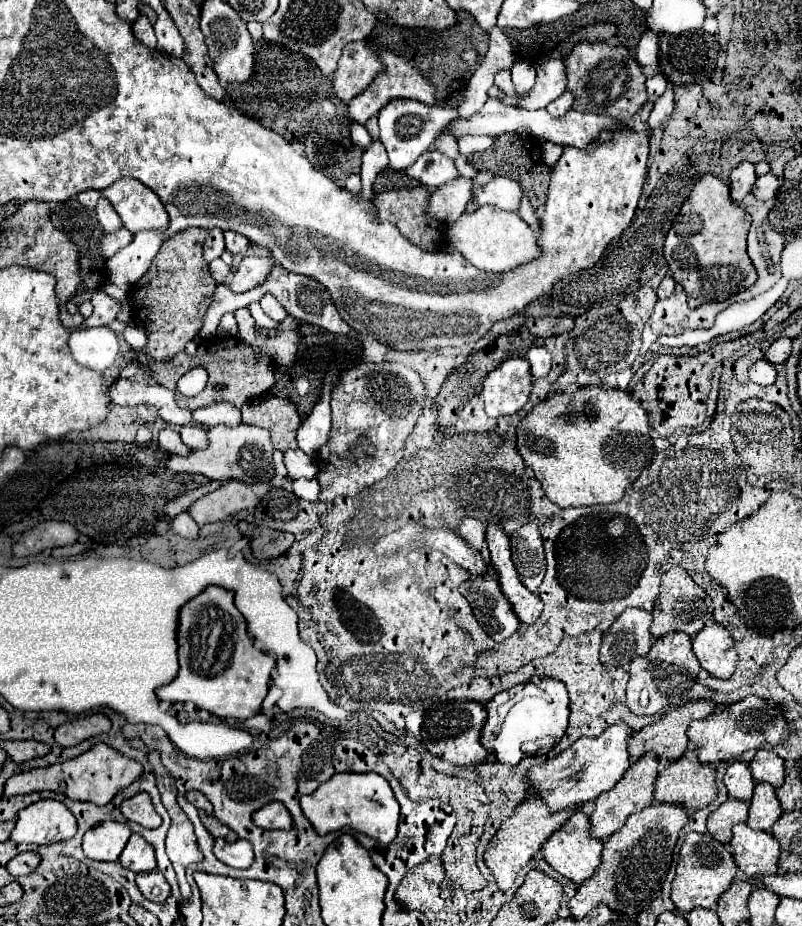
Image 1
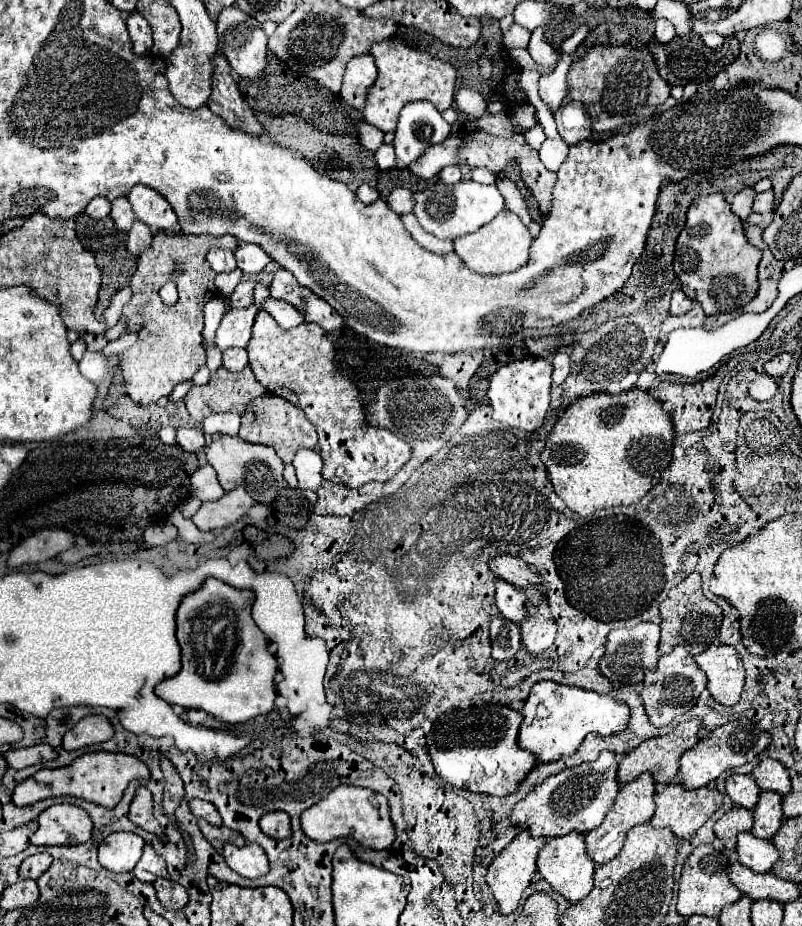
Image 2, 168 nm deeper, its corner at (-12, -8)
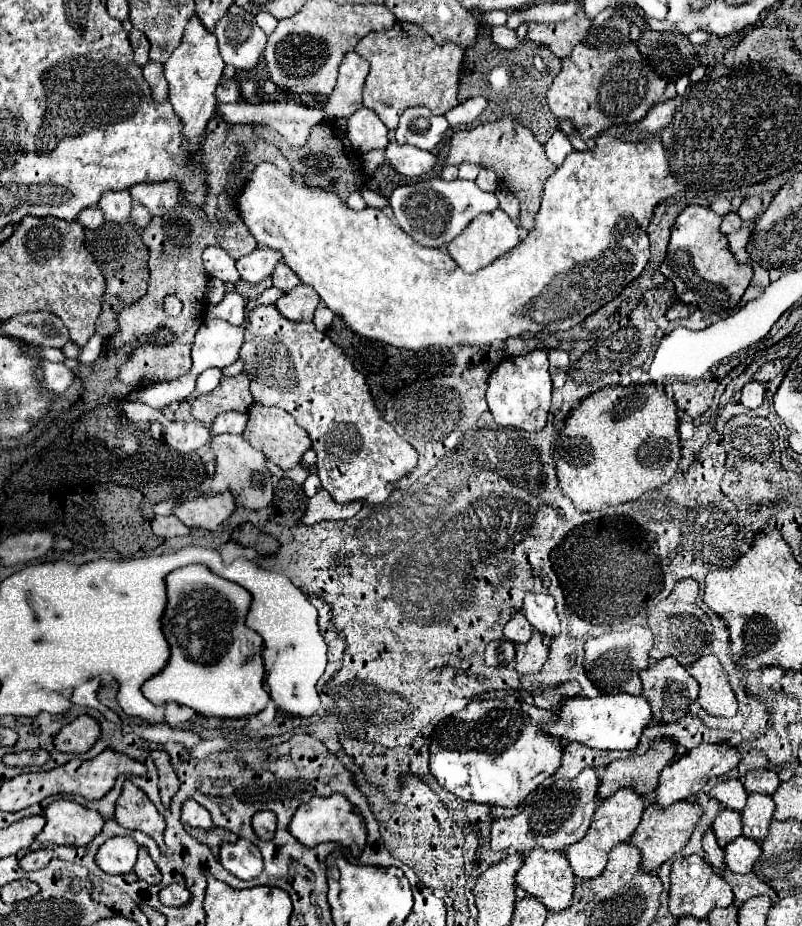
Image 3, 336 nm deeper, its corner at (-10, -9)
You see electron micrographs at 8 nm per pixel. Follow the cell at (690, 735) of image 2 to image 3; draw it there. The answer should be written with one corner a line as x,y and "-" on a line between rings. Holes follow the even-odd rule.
655,739
645,755
613,761
599,777
599,799
613,795
621,787
631,787
639,795
653,793
659,773
673,761
673,757
675,743
669,739

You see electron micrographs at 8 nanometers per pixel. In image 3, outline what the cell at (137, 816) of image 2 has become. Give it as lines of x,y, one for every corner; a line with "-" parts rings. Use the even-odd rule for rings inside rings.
131,781
123,783
123,793
115,805
115,821
125,829
137,829
153,837
163,851
163,829
165,821
149,801
149,797

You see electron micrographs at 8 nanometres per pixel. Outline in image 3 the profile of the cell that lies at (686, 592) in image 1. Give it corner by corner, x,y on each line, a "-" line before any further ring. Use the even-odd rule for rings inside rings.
681,579
675,583
671,595
667,599
663,599
659,605
655,605
655,609
651,609
651,613
647,613
647,623
649,629
653,631
653,647
649,651
649,657
653,661
661,661
665,657
675,657
685,669
697,661
703,653
703,649
709,645
711,641
711,631
713,625
709,623
707,613
703,613
703,609
695,603
699,593
699,585
695,579

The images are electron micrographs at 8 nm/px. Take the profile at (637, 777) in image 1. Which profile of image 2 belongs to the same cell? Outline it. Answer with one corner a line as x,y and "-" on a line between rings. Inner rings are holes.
649,772
641,774
639,778
635,778
633,782
627,782
621,786
619,794
617,794
617,800
613,804
613,810
607,814
607,818
603,820
601,826
597,826
593,832
587,832
585,834
585,842
587,842
587,852
589,856
597,862
597,864
603,864
607,860
611,860
613,856
617,856
617,852
621,850
623,842
625,842
625,836
627,832
637,826
637,824
645,824
653,818
653,812
655,812
655,780
653,776
649,776

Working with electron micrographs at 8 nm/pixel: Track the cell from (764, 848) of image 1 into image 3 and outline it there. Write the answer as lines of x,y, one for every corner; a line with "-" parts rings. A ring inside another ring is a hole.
741,835
725,847
725,865
733,873
749,873
759,855
761,847
755,841

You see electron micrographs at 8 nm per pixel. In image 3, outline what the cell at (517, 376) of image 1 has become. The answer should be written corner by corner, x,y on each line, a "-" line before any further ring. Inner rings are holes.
535,349
527,355
503,359
489,375
487,403
497,425
517,427
523,431
541,431
547,423
547,413
551,407
551,377
547,351

